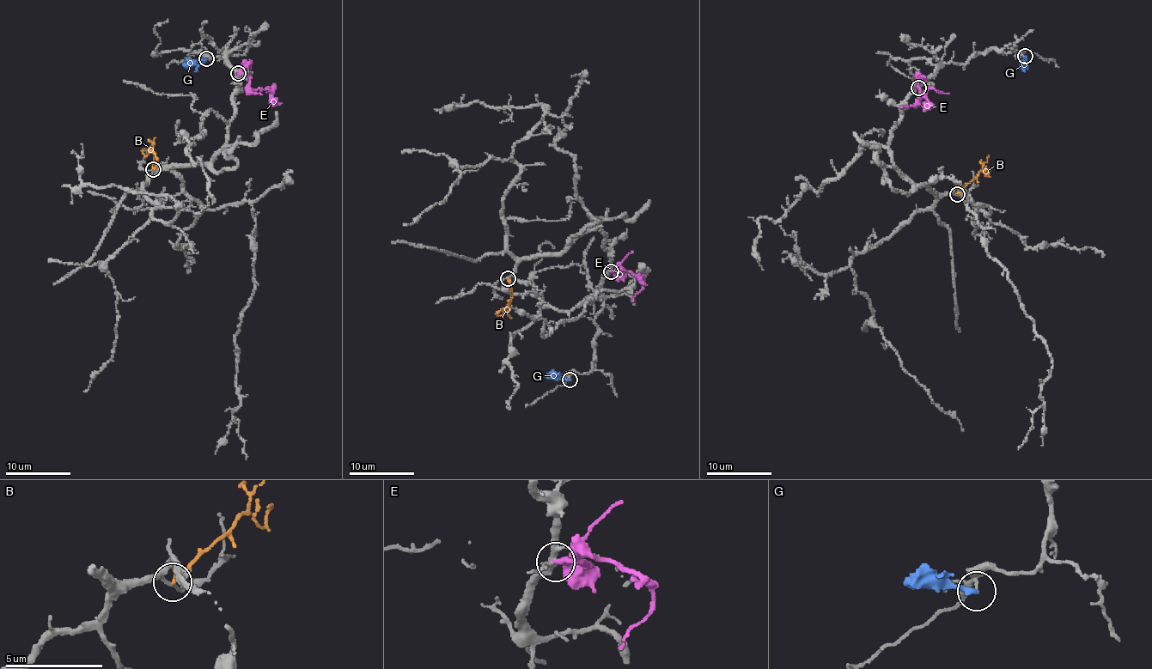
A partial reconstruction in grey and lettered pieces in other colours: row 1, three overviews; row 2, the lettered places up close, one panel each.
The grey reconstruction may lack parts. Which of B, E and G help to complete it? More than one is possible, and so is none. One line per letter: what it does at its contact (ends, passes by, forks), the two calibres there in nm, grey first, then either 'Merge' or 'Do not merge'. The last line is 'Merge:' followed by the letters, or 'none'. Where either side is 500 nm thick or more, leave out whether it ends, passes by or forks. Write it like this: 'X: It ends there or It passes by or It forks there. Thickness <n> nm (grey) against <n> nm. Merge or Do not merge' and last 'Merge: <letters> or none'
B: It passes by. Thickness 130 nm (grey) against 160 nm. Do not merge
E: It passes by. Thickness 300 nm (grey) against 240 nm. Do not merge
G: It ends there. Thickness 110 nm (grey) against 320 nm. Do not merge
Merge: none

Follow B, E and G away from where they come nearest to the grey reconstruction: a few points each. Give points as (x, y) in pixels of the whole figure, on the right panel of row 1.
B: (957, 193), (980, 170), (988, 155)
E: (919, 87), (918, 100), (928, 88), (949, 94)
G: (1025, 57), (1027, 61), (1025, 68)

